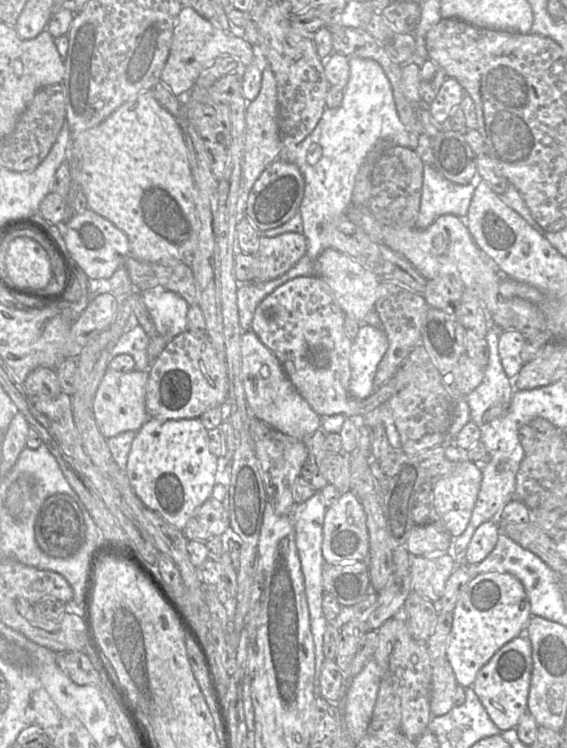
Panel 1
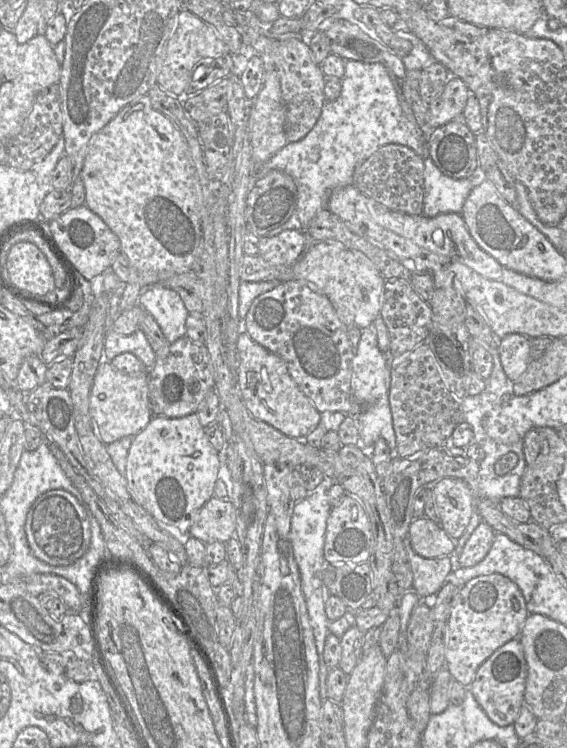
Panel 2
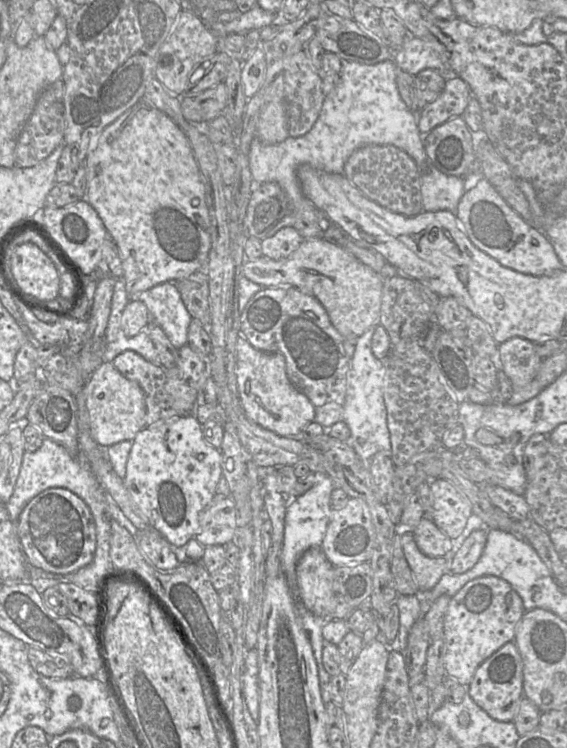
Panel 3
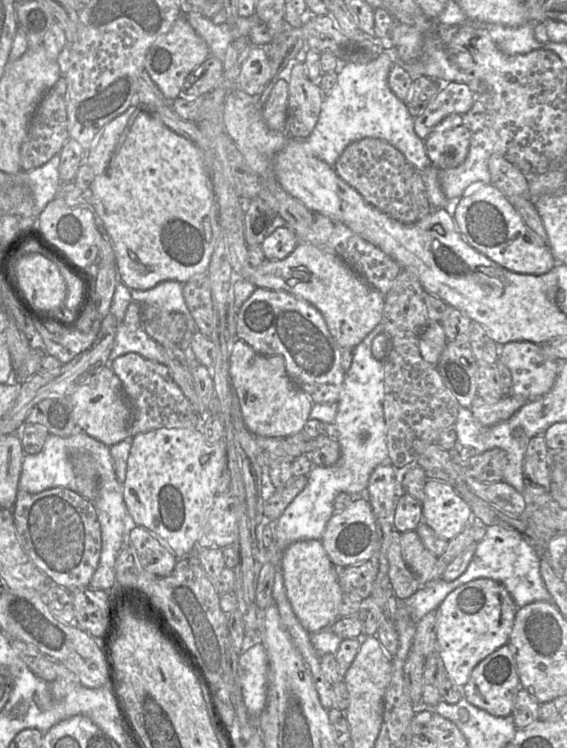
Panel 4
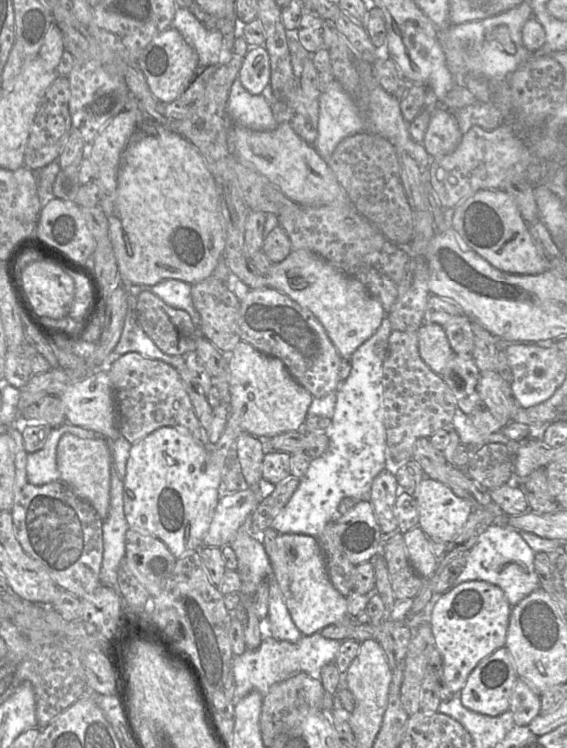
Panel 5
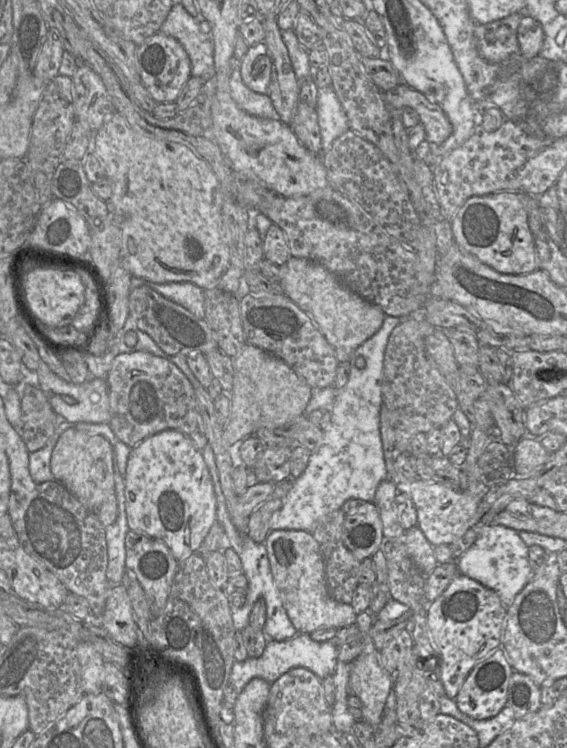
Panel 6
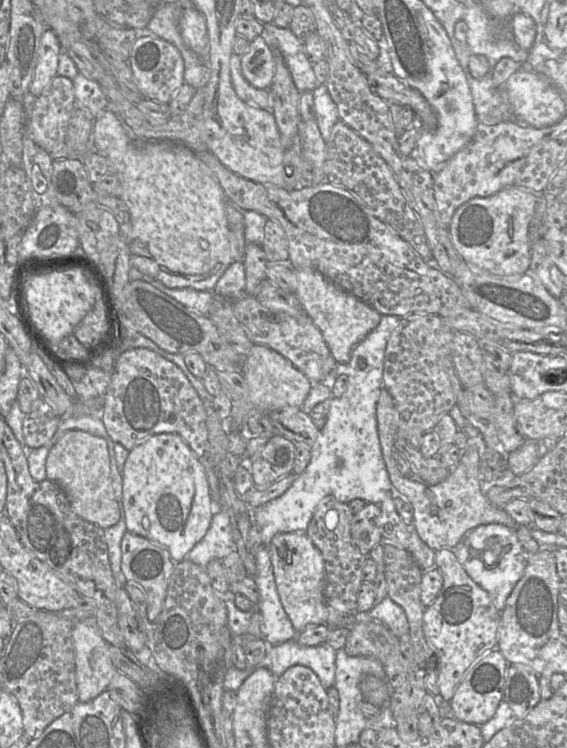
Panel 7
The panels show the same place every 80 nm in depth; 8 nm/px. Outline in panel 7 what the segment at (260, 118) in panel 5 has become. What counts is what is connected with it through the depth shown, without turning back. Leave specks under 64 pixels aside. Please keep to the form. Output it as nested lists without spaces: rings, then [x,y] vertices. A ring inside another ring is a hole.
[[[233,53],[230,58],[230,75],[232,86],[237,96],[250,106],[271,110],[271,93],[266,89],[253,87],[244,78],[241,70],[241,56]]]

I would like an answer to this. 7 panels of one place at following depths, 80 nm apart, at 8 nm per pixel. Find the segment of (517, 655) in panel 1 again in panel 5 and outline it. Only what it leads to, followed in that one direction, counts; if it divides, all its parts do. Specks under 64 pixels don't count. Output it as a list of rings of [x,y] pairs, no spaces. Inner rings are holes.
[[[506,647],[494,651],[481,660],[468,676],[459,693],[462,705],[475,713],[496,717],[509,709],[510,695],[518,679],[511,654]]]

